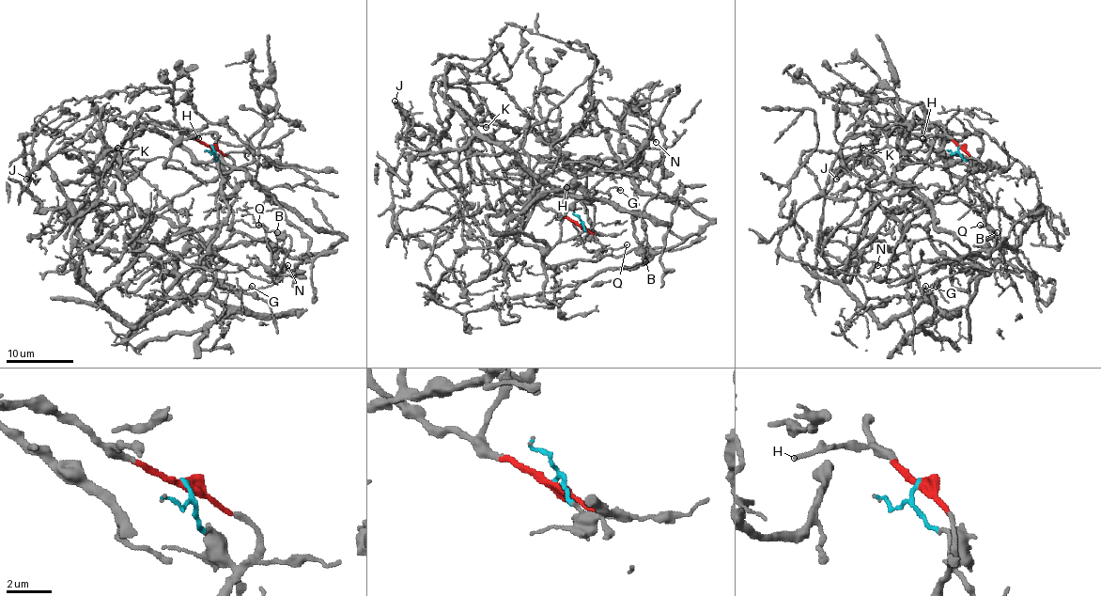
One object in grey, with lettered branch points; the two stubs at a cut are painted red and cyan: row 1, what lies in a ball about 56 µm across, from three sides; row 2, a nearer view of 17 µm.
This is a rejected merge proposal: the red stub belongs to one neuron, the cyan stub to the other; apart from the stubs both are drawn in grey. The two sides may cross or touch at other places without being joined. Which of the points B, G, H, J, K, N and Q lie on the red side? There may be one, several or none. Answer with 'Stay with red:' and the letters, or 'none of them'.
Stay with red: H, J, K

